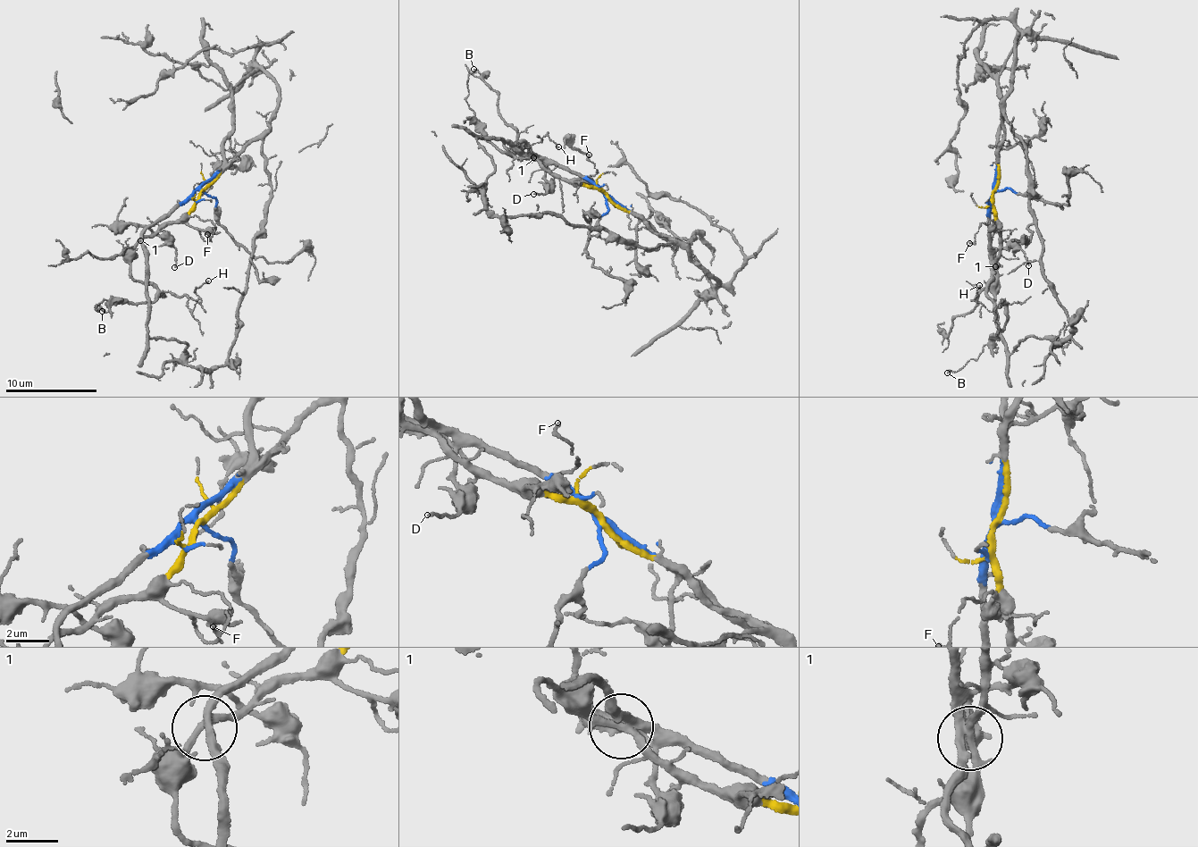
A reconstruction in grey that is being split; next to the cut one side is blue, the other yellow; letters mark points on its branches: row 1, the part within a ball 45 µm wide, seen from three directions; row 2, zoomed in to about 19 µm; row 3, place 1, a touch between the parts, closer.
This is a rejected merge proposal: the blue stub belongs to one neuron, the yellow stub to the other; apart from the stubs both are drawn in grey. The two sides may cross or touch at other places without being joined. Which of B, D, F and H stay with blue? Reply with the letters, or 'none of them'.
D

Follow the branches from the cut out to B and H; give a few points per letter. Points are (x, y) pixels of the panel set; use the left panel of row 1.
B: (201, 190), (187, 215), (132, 248), (130, 272), (152, 285), (154, 299), (118, 297), (98, 303), (103, 311)
H: (201, 190), (187, 215), (135, 245), (130, 272), (187, 297), (189, 308), (209, 281)

